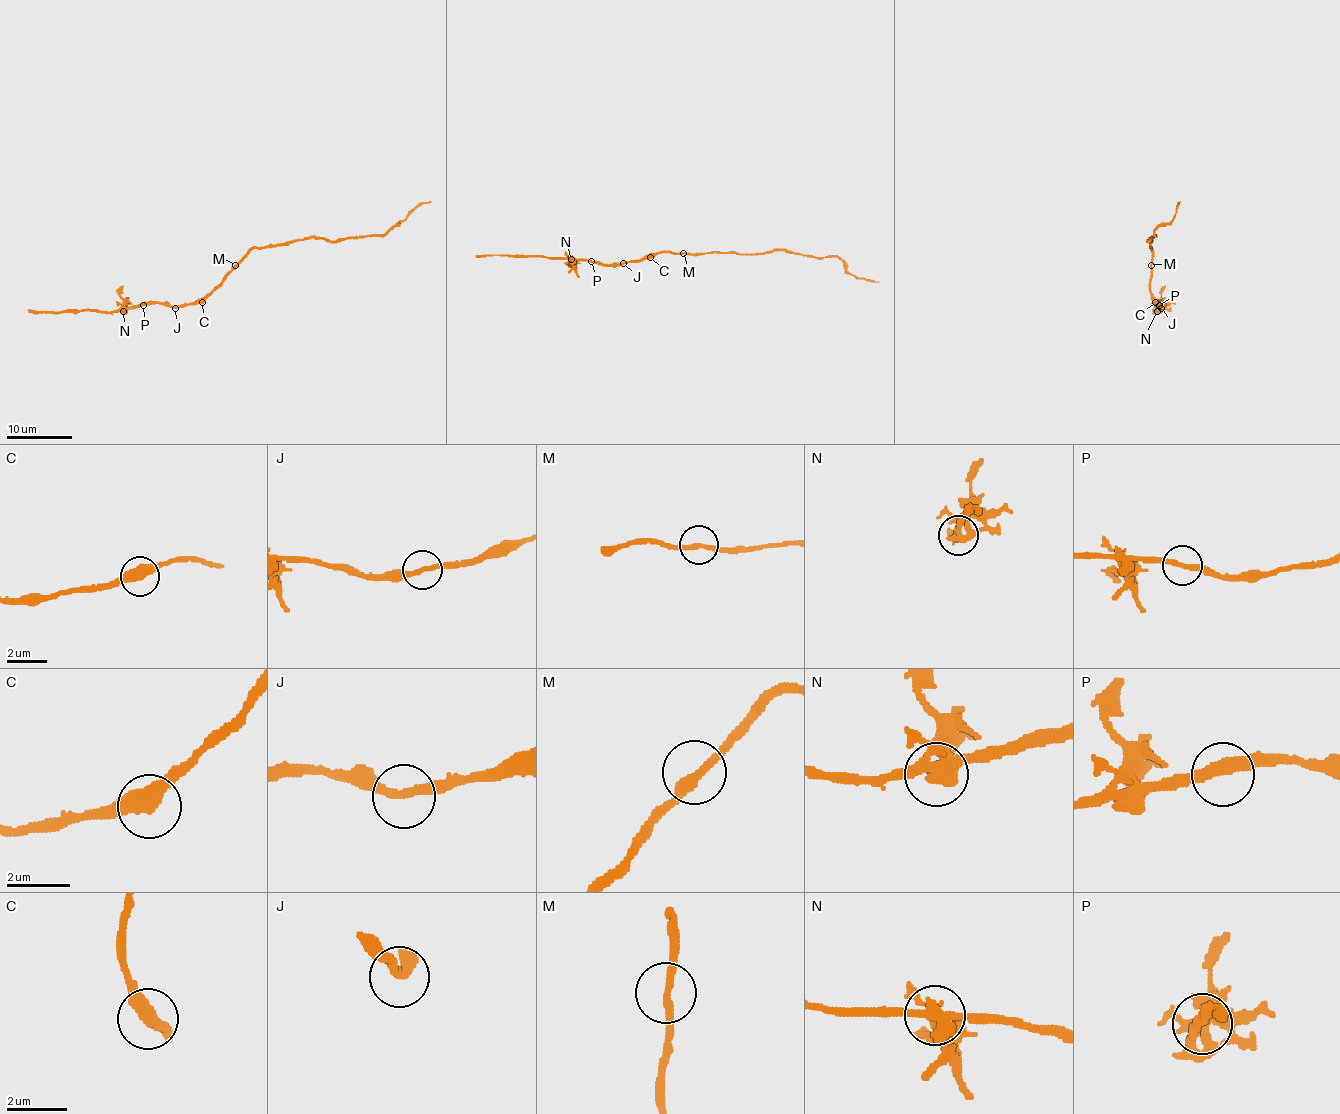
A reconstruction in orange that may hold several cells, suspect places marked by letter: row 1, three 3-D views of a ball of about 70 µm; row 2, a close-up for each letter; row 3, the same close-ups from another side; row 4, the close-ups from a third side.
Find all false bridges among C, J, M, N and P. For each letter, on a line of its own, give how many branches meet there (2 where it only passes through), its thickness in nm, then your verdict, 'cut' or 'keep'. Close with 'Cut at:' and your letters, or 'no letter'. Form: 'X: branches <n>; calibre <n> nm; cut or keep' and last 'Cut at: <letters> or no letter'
C: branches 2; calibre 480 nm; keep
J: branches 2; calibre 260 nm; keep
M: branches 2; calibre 280 nm; keep
N: branches 4; calibre 320 nm; cut
P: branches 2; calibre 320 nm; keep
Cut at: N

